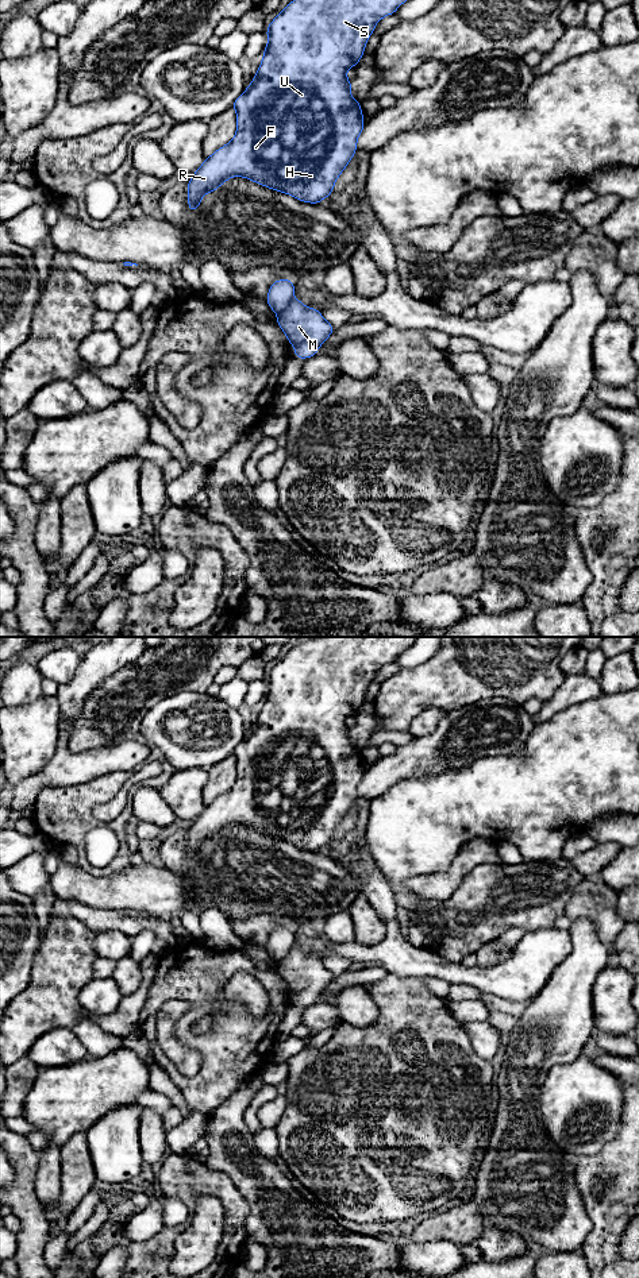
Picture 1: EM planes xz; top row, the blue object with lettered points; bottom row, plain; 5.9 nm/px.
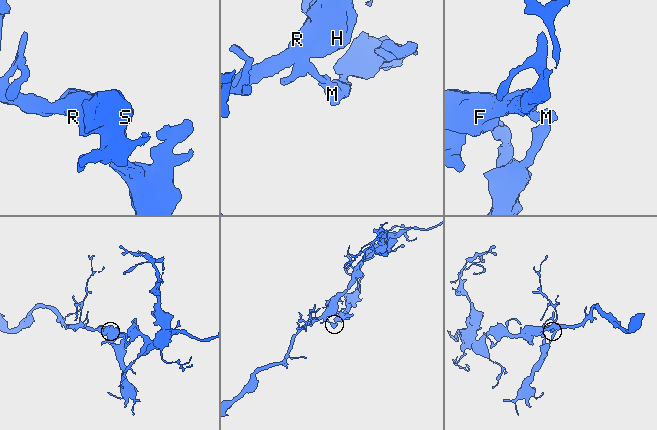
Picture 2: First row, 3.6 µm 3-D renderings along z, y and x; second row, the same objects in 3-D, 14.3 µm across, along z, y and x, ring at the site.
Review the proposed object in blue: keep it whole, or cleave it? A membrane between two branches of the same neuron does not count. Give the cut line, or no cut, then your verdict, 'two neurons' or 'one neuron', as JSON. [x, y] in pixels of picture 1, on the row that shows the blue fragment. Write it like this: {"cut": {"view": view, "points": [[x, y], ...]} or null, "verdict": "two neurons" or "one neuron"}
{"cut": {"view": "xz", "points": [[293, 298], [277, 315]]}, "verdict": "two neurons"}

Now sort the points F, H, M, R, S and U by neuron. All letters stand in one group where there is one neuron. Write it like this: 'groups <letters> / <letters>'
groups F H R S U / M

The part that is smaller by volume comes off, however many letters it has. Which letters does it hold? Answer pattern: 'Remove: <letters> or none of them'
Remove: M

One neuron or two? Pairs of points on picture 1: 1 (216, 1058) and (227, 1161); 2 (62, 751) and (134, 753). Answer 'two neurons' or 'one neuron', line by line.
1: two neurons
2: one neuron

